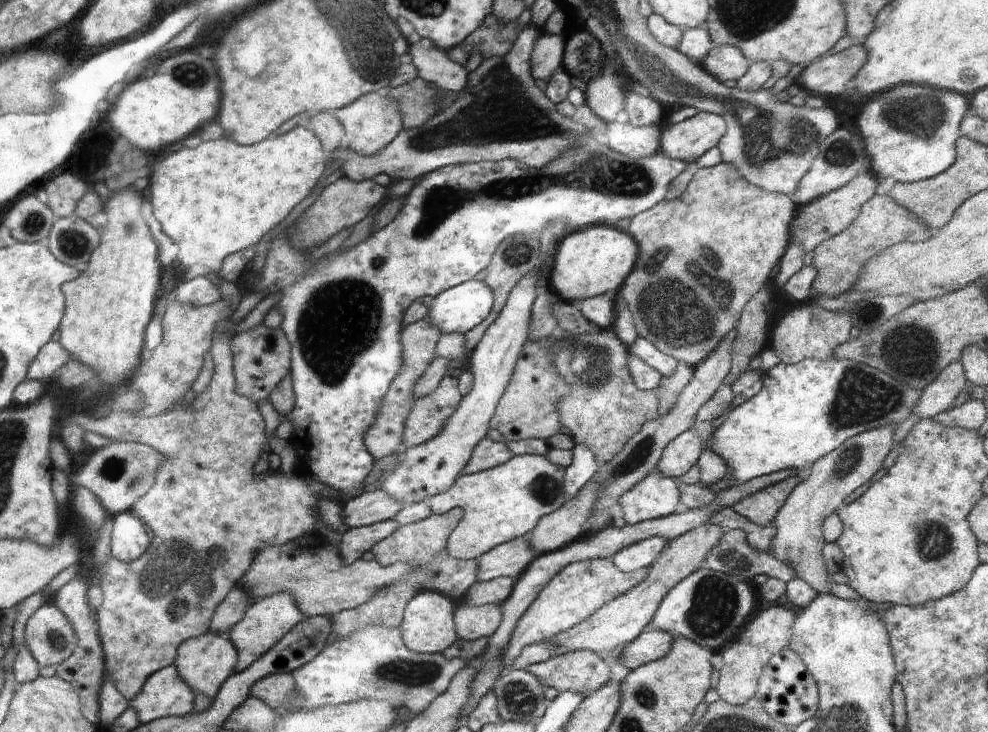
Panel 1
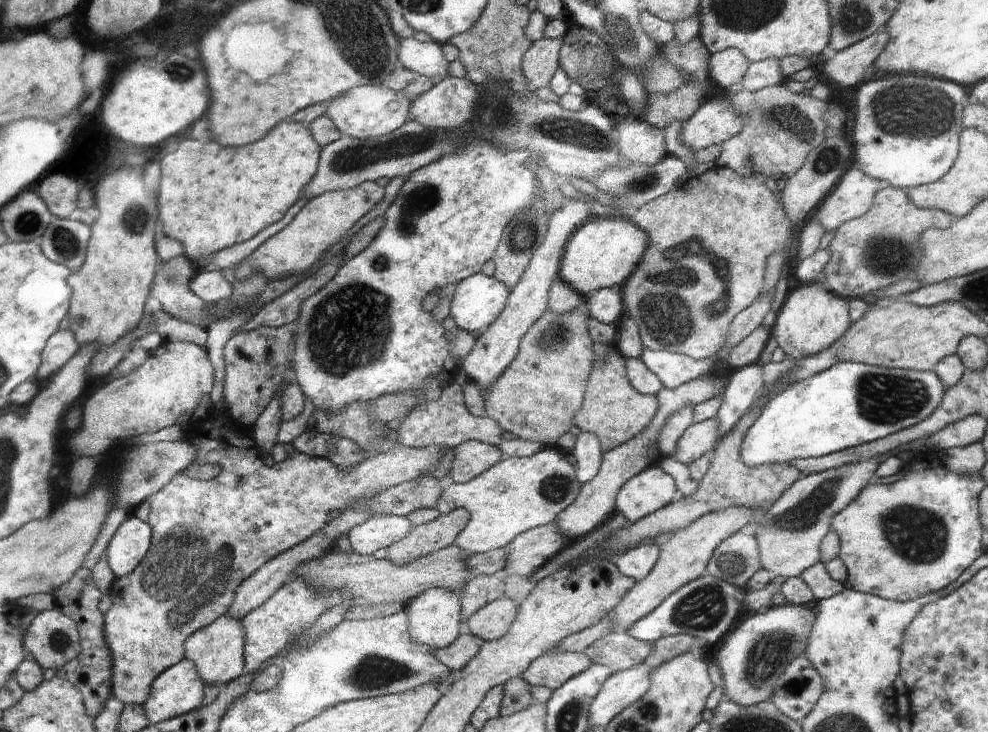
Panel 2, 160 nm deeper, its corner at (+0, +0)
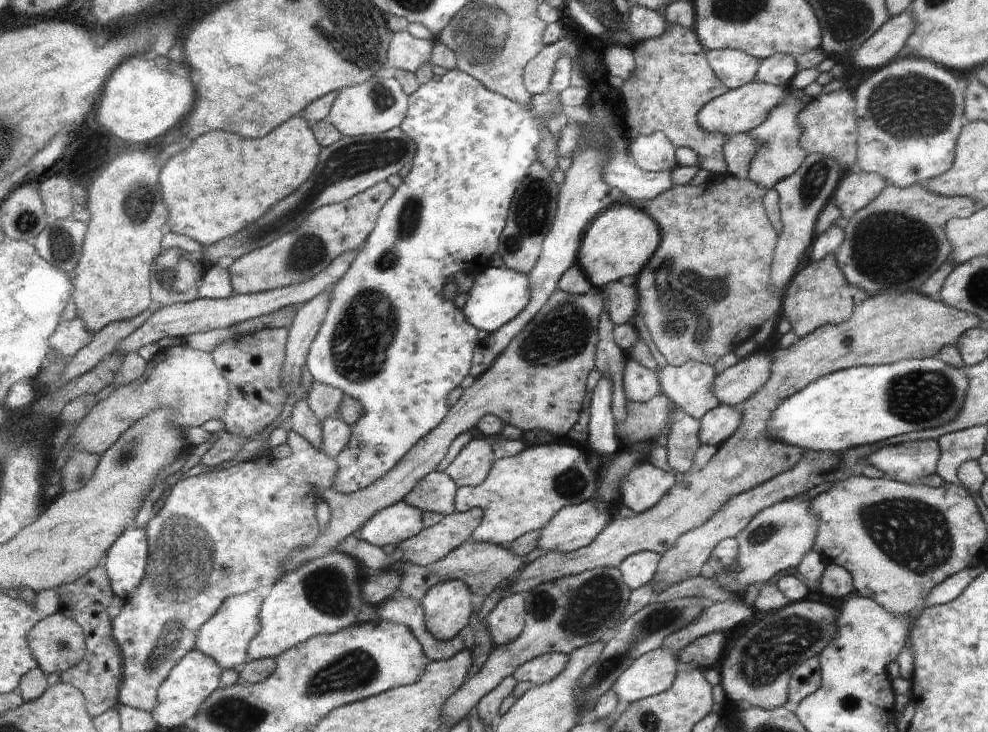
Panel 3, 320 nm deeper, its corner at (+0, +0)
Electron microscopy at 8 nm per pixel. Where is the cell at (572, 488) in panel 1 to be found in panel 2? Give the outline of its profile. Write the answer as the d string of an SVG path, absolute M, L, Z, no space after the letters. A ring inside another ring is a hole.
M577 432L577 442L571 453L578 463L579 481L585 484L592 480L600 470L604 454L597 434Z

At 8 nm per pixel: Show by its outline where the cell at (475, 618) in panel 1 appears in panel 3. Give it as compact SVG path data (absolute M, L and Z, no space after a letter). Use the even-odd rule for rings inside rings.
M521 593L502 597L486 618L491 639L496 645L515 641L525 627L526 618L526 603Z

